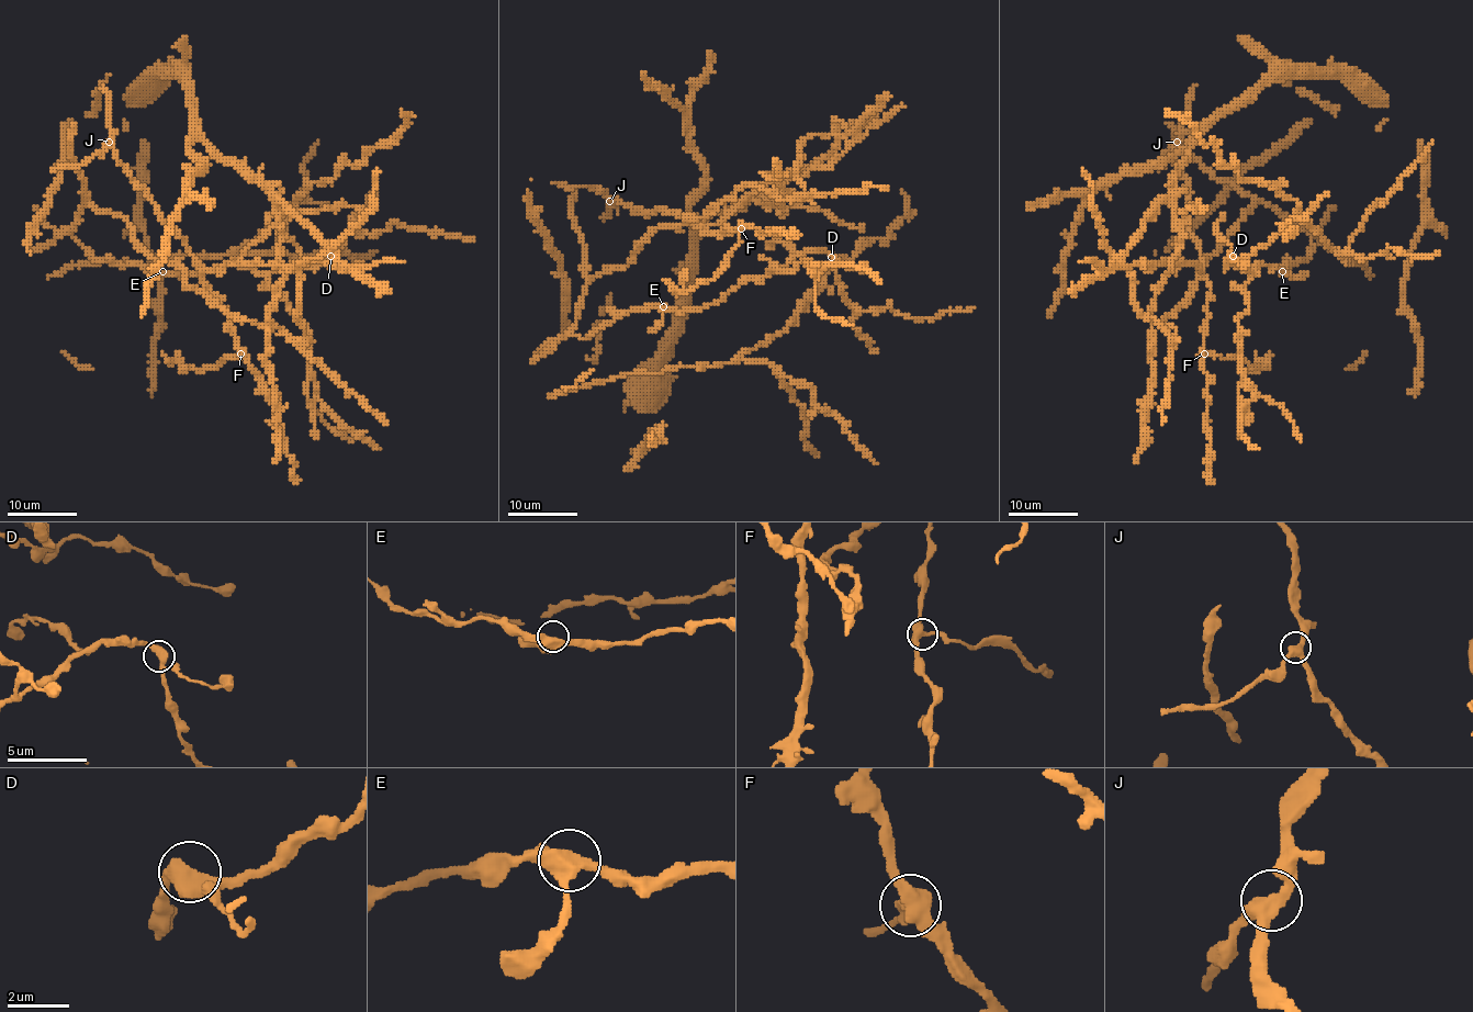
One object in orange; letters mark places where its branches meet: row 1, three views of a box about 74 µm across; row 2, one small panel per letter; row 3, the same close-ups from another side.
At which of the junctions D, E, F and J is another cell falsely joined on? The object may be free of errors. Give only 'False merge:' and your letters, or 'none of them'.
False merge: F

